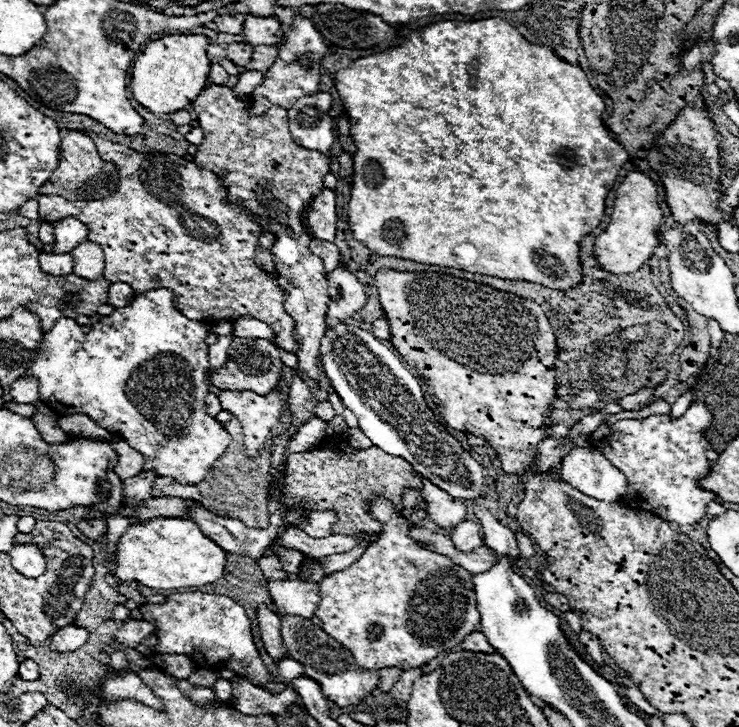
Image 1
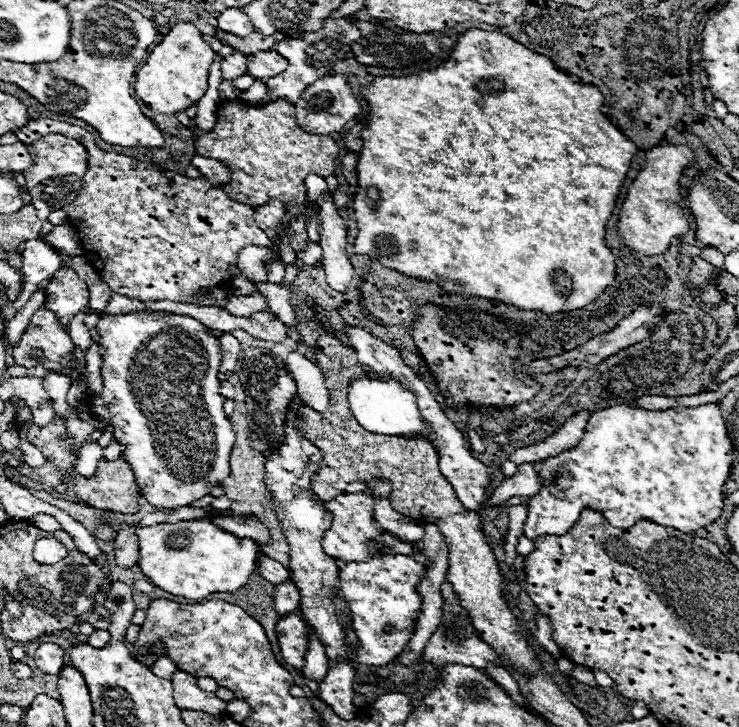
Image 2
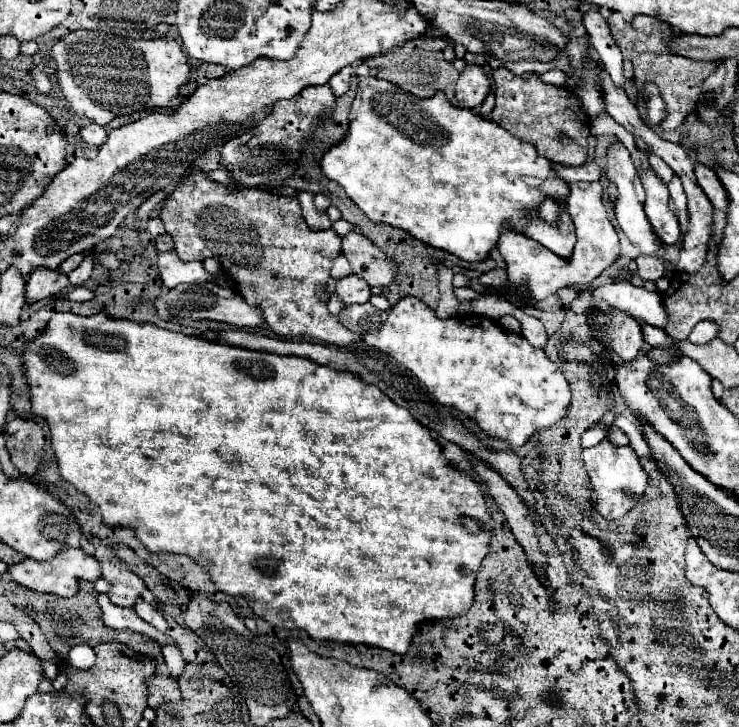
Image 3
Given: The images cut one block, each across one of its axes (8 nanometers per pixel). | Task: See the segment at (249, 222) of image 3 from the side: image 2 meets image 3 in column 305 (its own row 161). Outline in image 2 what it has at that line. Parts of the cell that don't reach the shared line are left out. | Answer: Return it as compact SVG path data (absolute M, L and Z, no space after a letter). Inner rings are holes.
M224 100L216 108L216 124L208 132L200 132L194 140L200 156L224 162L230 168L230 180L224 192L238 190L246 204L264 206L270 200L280 200L290 206L290 220L294 220L306 204L304 178L318 174L330 176L336 166L338 146L330 136L306 134L296 124L294 104L286 100L268 102L264 106L248 106L242 100Z

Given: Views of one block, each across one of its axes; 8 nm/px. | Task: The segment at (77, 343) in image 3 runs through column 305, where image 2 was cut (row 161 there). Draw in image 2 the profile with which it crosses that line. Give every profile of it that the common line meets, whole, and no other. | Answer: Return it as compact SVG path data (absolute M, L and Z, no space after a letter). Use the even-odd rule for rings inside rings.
M468 28L466 32L458 34L458 42L452 48L450 56L434 68L420 70L402 78L376 76L368 86L360 86L360 94L368 102L370 114L366 118L368 124L362 130L364 148L360 150L356 166L356 254L368 254L400 274L438 282L442 288L448 290L448 294L456 292L468 296L484 296L490 300L500 300L504 304L514 304L524 310L574 310L574 306L586 306L594 302L594 298L602 294L604 288L614 284L616 256L604 244L604 234L606 222L614 210L618 190L630 170L630 160L636 154L636 146L600 112L604 96L602 92L598 92L596 86L572 80L566 72L560 72L550 58L528 50L506 34Z

